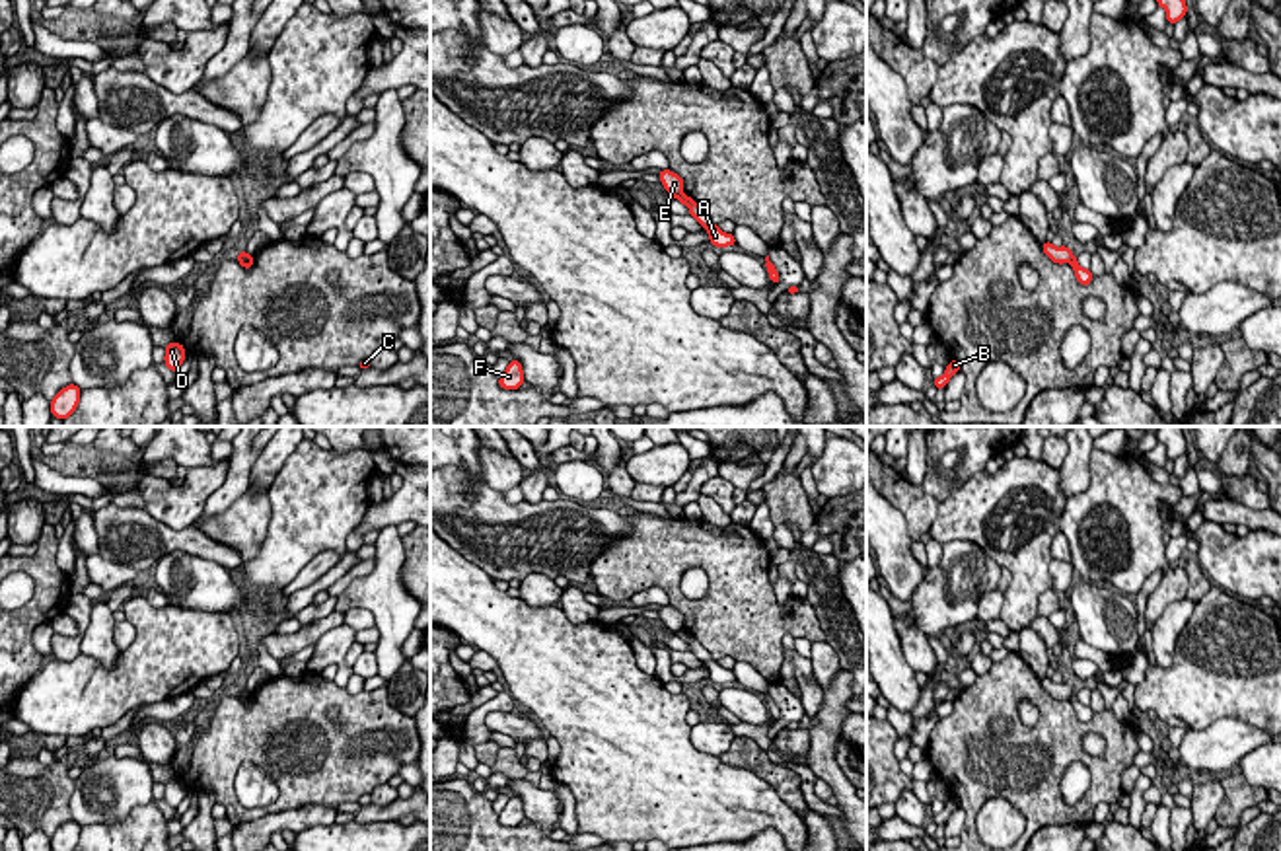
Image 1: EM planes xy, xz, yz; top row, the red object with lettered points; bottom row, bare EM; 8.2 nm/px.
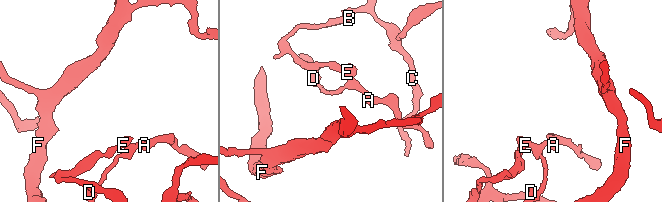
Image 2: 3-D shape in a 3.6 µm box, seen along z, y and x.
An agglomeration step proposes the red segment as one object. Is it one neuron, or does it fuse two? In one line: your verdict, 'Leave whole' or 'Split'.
Split

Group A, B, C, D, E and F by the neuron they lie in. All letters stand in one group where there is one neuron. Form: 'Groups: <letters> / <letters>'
Groups: A D F / B C E

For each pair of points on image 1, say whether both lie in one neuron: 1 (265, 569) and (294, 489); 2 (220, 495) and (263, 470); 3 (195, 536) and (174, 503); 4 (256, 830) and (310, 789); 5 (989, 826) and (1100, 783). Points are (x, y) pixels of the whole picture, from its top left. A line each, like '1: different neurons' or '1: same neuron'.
1: same neuron
2: different neurons
3: different neurons
4: different neurons
5: different neurons

